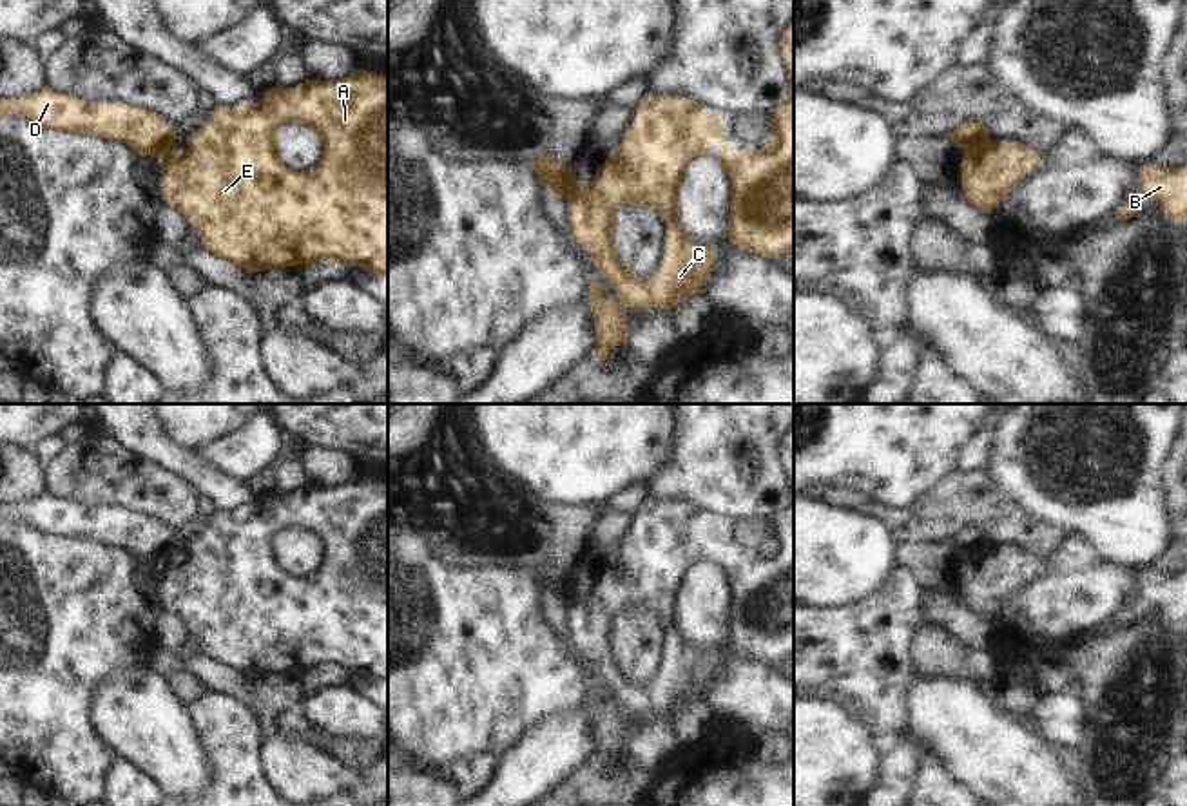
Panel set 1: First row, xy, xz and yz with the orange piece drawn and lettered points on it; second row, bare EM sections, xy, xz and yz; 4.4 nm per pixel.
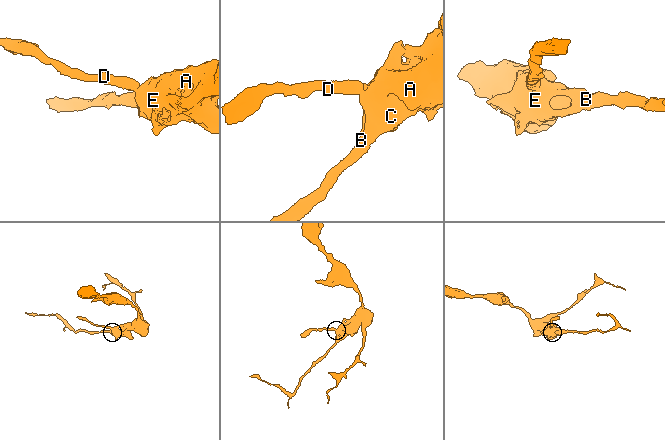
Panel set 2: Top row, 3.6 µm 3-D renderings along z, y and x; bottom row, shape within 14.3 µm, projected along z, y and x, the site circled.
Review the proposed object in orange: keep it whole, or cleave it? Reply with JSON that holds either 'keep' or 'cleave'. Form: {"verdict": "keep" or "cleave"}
{"verdict": "cleave"}

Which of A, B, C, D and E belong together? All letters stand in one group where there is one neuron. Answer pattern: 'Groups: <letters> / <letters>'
Groups: A B C E / D

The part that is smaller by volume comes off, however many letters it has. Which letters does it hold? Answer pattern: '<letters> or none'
D

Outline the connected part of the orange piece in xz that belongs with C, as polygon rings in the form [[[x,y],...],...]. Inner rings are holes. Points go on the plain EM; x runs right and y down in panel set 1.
[[[794,426],[779,444],[779,458],[788,476],[787,507],[776,513],[768,551],[763,556],[747,552],[739,561],[738,554],[727,549],[723,527],[712,522],[712,514],[683,502],[645,502],[634,514],[634,525],[627,534],[622,551],[607,560],[603,571],[596,574],[589,589],[582,589],[573,578],[565,592],[567,625],[571,645],[578,647],[591,667],[603,677],[618,705],[609,706],[596,685],[589,681],[587,706],[594,723],[598,753],[593,763],[605,768],[607,759],[627,748],[627,721],[620,710],[631,714],[672,715],[674,710],[689,701],[701,699],[710,685],[718,656],[714,652],[700,656],[676,623],[676,605],[683,580],[690,572],[690,561],[710,561],[710,549],[716,545],[721,554],[716,563],[723,569],[730,587],[730,623],[727,639],[732,650],[767,665],[777,665],[783,657],[794,659]],[[649,609],[658,614],[667,628],[665,661],[660,676],[651,685],[631,679],[616,656],[613,634],[616,619],[625,610]]]

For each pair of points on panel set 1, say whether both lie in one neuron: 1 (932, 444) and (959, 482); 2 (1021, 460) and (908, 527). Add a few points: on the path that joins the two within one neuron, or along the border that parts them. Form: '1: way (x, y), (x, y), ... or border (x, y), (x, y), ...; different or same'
1: border (959, 466), (919, 498); different
2: border (988, 470), (1022, 508); different

